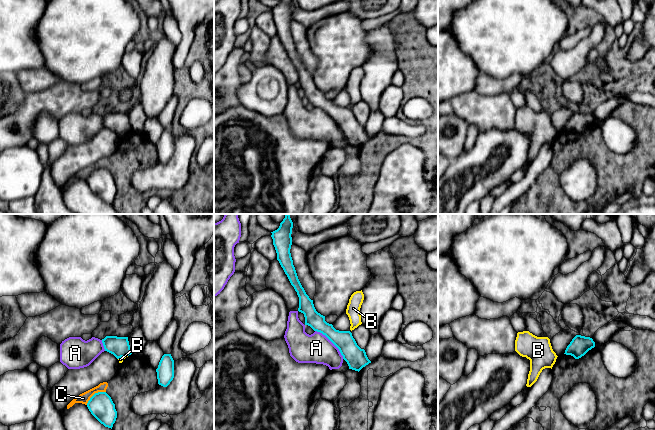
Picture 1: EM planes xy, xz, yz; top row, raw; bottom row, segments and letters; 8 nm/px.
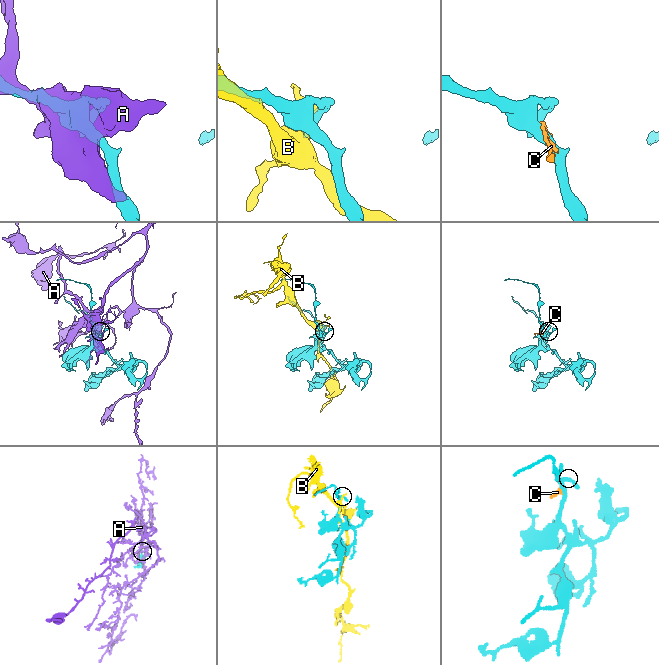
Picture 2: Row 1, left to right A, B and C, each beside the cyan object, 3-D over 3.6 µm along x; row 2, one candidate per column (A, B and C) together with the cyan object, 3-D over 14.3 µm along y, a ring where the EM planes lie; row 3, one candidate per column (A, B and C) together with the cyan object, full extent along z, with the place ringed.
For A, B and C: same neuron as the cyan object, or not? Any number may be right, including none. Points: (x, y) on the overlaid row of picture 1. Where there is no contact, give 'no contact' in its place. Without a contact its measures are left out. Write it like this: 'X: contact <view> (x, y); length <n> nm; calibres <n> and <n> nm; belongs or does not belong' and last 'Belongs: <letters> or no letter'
A: contact xz (331, 341); length 320 nm; calibres 170 and 240 nm; does not belong
B: contact xy (122, 356); length 90 nm; calibres 160 and 30 nm; does not belong
C: contact xy (94, 394); length 190 nm; calibres 200 and 90 nm; does not belong
Belongs: no letter

